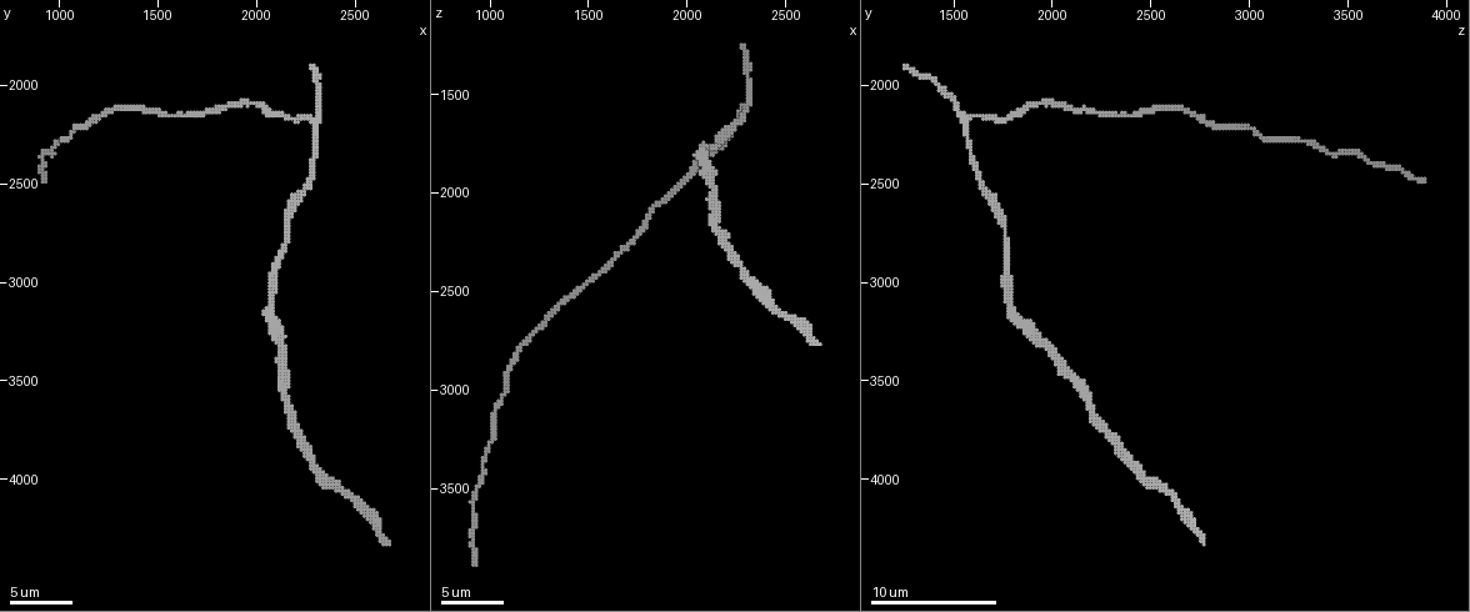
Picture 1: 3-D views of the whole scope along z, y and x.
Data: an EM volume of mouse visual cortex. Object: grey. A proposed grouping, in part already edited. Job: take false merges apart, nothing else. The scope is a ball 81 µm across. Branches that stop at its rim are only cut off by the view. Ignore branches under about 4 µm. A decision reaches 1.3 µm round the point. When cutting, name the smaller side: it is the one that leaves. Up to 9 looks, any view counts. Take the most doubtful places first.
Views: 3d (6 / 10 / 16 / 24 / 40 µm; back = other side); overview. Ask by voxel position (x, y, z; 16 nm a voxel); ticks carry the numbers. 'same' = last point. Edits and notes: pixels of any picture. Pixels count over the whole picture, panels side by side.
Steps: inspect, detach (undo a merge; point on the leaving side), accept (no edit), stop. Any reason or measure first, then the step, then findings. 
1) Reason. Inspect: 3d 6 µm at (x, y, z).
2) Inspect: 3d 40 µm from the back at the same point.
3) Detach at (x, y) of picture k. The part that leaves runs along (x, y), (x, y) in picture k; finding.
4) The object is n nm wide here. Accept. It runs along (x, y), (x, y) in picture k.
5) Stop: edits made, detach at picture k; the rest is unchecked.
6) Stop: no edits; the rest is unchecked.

Two arms in line, one across. Inspect: 3d 16 µm at (2300, 2190, 1570).

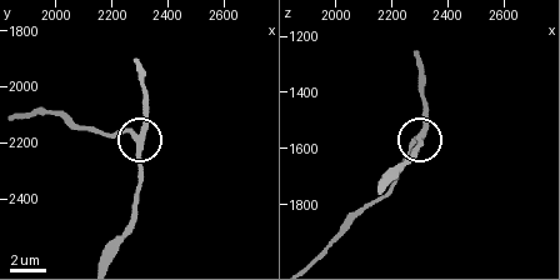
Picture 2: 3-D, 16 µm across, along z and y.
3 arms meet here. Accept. All the same neuron.

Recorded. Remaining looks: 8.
Calibre changes. Inspect: 3d 6 µm at (2440, 4050, 2580).

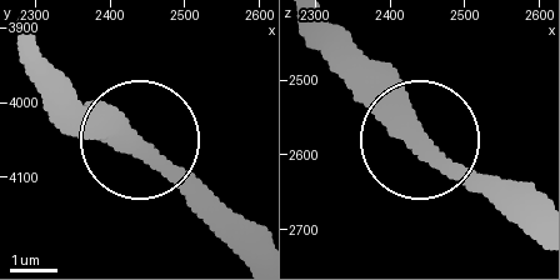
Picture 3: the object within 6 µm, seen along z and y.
From behind. Inspect: 3d 6 µm from the back at (2430, 4060, 2580).

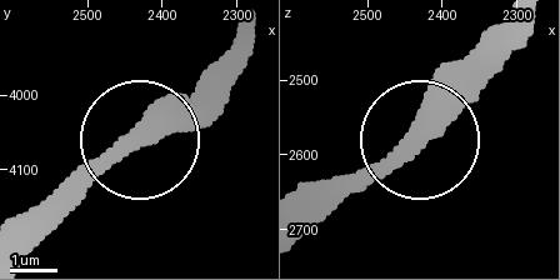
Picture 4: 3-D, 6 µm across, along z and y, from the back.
The object is 380 nm wide here. Accept. It runs along (243, 44), (44, 231) in picture 4; all the same neuron.

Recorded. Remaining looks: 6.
A narrow waist. Inspect: 3d 10 µm at (2130, 3560, 2150).

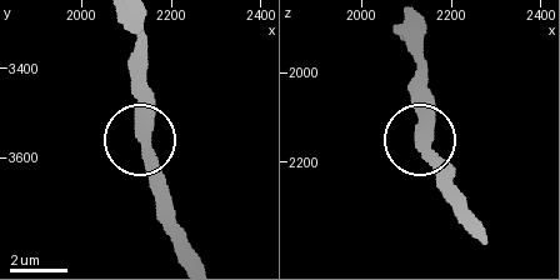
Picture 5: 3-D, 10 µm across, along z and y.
Accept. It runs along (129, 26), (140, 48), (140, 134), (160, 189) in picture 5; continuous, no second neuron.

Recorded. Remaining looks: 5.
Sudden change in width. Inspect: 3d 16 µm at (2070, 3160, 1800).

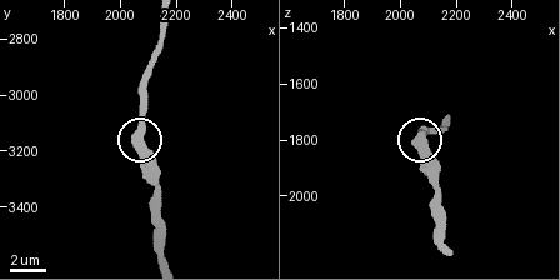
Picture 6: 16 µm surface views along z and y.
Accept. It runs along (163, 20), (139, 145), (144, 170) in picture 6; all the same neuron.

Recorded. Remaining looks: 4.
Stop: no edits; the rest is unchecked.

